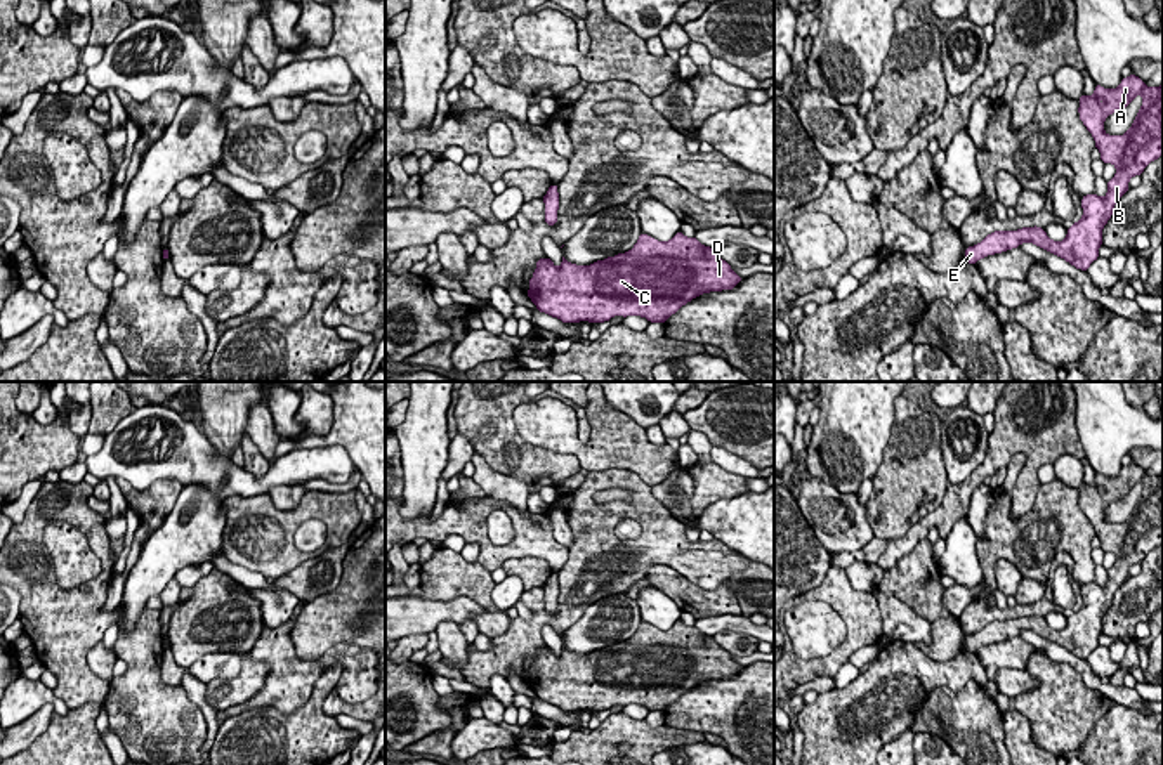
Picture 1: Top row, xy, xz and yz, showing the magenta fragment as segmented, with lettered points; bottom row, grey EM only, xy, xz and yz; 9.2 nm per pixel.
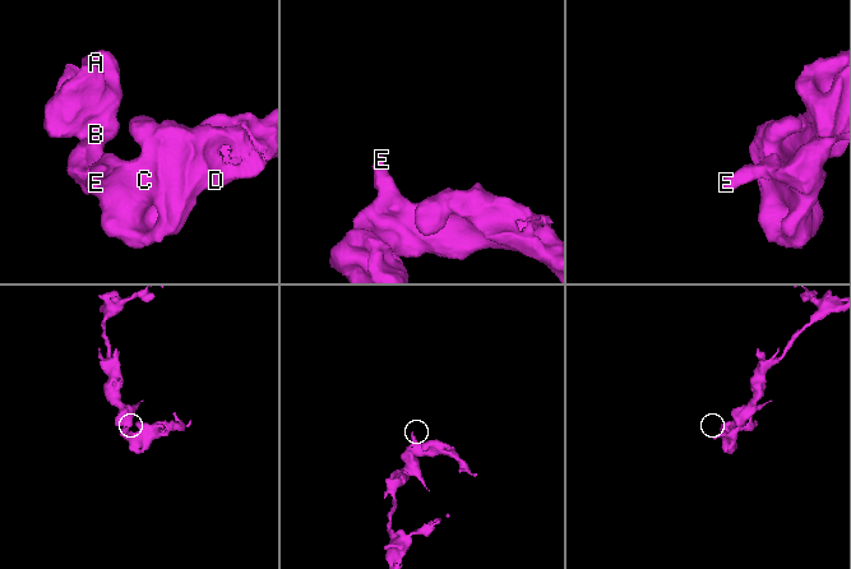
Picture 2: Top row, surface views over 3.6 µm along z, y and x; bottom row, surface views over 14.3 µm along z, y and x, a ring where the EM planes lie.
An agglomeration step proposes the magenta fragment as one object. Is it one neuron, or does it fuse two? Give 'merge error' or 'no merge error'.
no merge error

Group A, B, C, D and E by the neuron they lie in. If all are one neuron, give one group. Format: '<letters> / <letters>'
A B C D E

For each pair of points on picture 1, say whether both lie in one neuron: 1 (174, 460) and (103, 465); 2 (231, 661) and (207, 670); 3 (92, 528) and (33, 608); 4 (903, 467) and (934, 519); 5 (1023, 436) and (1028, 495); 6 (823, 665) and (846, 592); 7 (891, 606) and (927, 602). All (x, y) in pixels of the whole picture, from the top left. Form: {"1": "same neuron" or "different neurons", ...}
{"1": "same neuron", "2": "same neuron", "3": "same neuron", "4": "different neurons", "5": "same neuron", "6": "same neuron", "7": "different neurons"}

